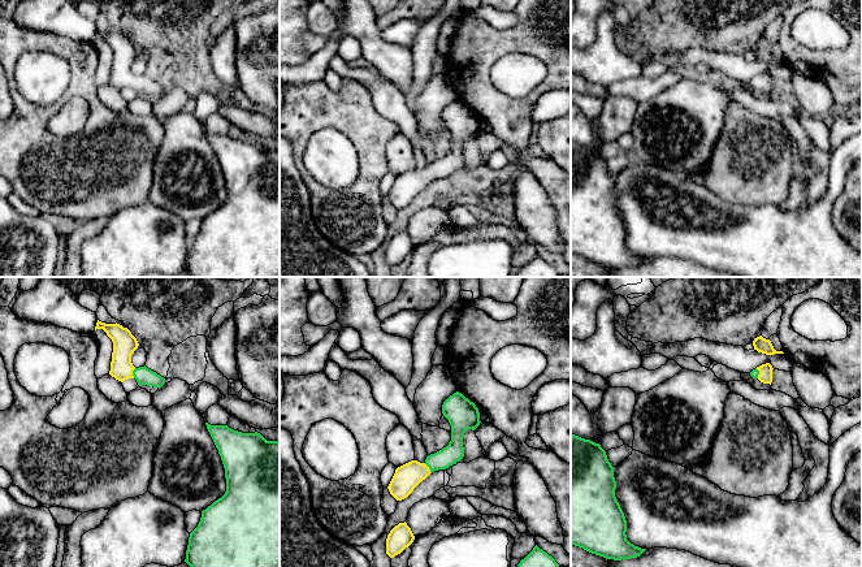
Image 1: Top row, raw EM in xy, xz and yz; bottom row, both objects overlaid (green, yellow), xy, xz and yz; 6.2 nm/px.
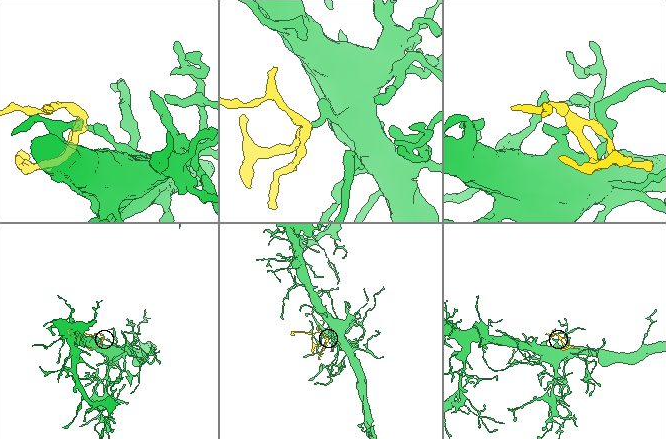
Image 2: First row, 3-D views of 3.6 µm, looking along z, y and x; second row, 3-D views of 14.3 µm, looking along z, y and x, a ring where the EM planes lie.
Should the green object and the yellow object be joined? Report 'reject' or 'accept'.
accept

